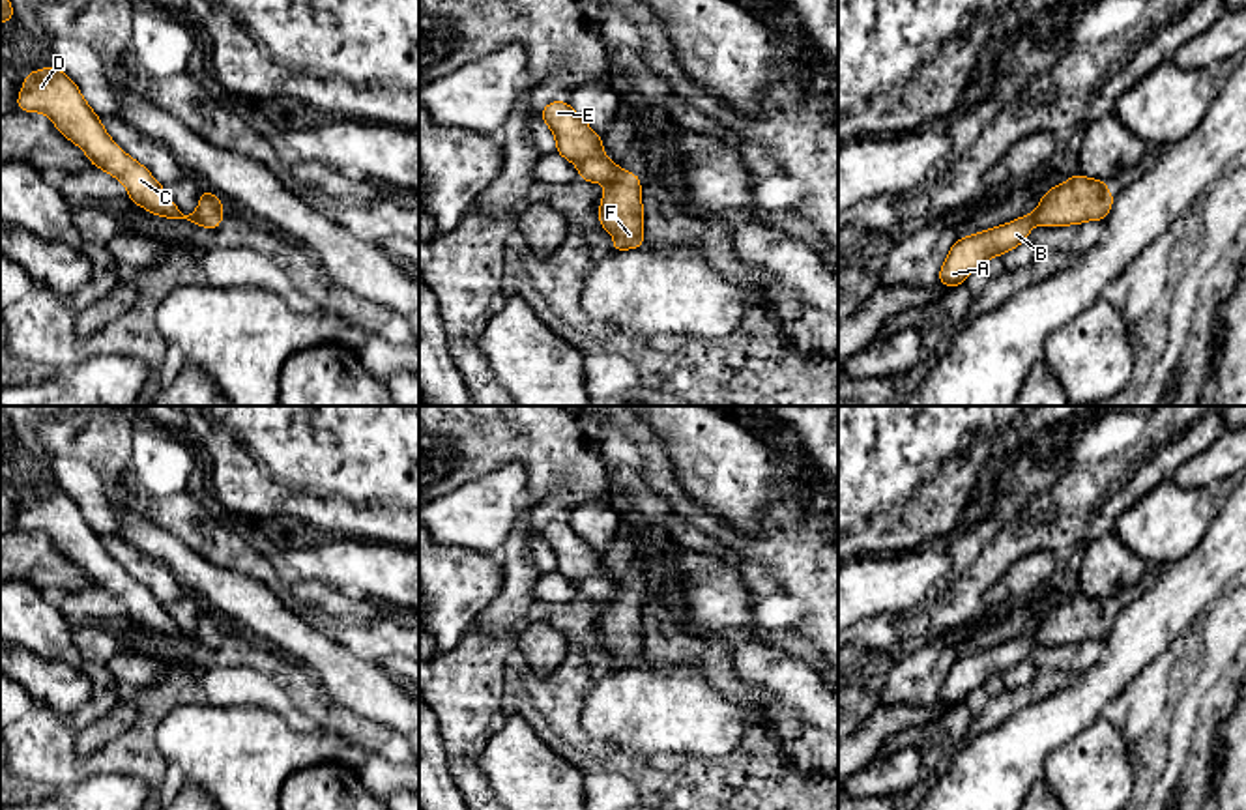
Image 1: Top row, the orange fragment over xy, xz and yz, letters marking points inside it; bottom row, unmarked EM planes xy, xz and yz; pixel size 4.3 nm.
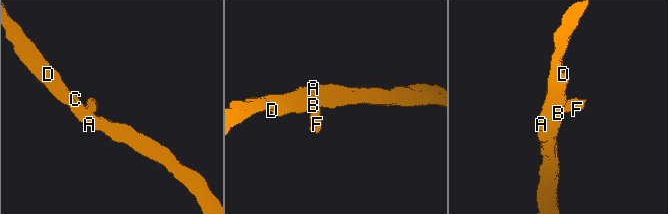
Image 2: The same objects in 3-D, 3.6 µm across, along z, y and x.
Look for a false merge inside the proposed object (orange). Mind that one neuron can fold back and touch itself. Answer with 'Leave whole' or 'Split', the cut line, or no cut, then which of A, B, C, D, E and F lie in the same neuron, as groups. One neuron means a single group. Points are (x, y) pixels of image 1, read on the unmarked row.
Split. Split along xz (622, 590), (608, 603). Groups: A B C D E / F

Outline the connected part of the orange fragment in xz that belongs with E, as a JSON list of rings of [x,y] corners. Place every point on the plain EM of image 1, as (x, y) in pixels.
[[[569,520],[546,522],[541,539],[556,556],[556,572],[578,587],[582,600],[612,602],[617,599],[621,586],[604,574],[604,557],[587,544]]]

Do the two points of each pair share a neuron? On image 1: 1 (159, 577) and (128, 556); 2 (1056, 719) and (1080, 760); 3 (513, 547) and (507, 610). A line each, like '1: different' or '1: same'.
1: same
2: different
3: same

